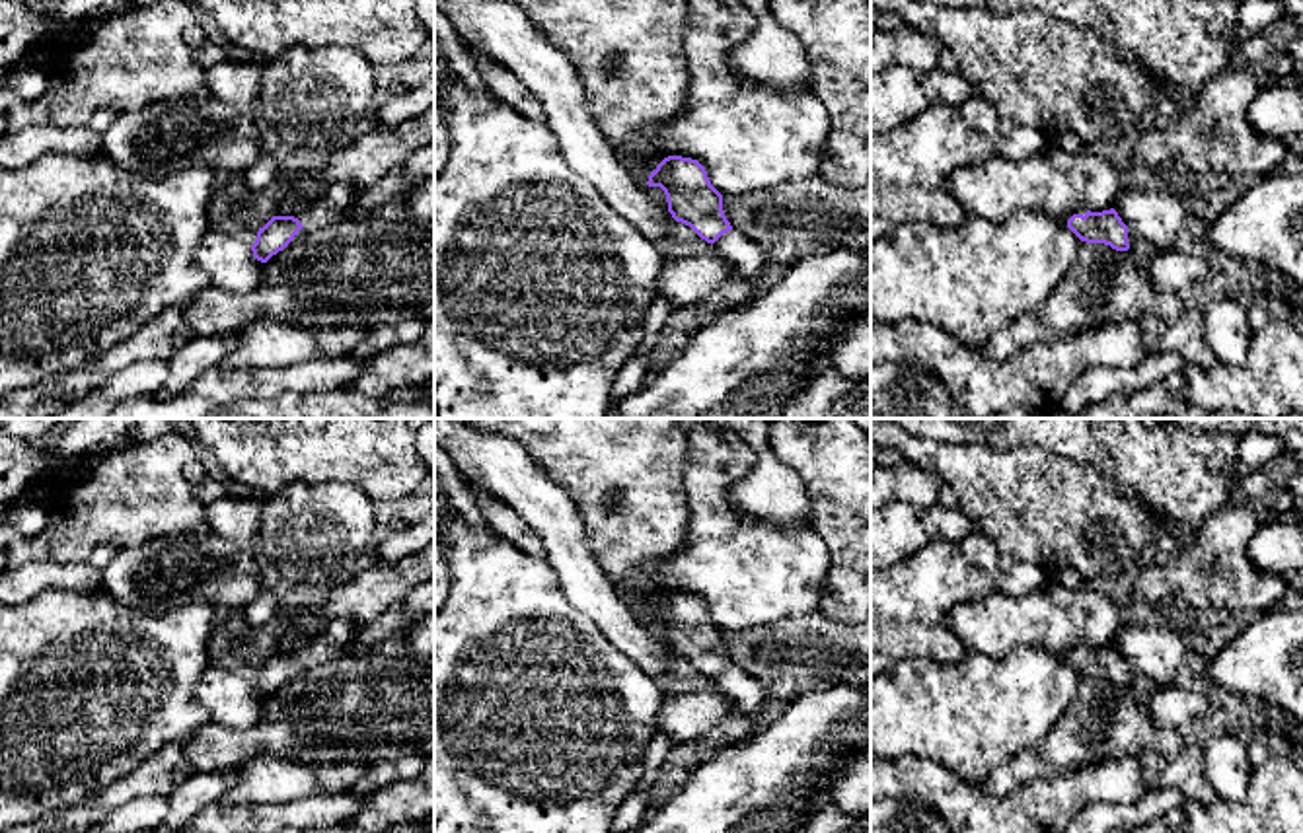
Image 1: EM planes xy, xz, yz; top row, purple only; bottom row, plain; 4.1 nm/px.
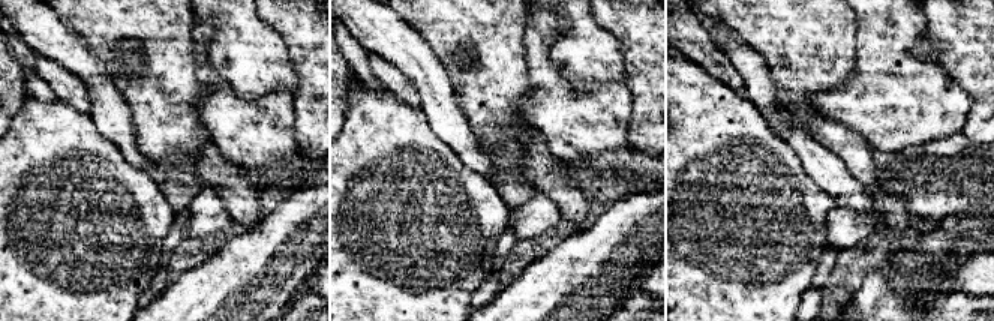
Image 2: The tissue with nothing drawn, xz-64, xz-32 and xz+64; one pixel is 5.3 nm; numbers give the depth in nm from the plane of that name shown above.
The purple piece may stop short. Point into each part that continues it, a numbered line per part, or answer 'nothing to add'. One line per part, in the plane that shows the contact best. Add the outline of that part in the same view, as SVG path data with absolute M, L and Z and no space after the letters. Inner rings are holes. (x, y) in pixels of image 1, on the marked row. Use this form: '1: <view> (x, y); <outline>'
1: xy (337, 199); M349 183L329 185L316 204L300 218L304 228L294 235L294 239L302 239L308 232L319 230L325 224L351 214L356 195L358 189Z

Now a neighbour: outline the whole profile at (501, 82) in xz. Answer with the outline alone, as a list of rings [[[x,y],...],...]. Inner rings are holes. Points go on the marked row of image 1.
[[[473,47],[469,49],[491,95],[499,97],[526,119],[547,125],[541,103],[510,68]]]

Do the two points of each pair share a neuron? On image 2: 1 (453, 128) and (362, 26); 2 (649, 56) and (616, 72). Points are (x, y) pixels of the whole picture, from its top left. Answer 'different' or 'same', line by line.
1: same
2: different

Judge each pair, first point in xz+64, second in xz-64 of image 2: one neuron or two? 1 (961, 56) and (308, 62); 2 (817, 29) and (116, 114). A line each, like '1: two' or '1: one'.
1: one
2: two

